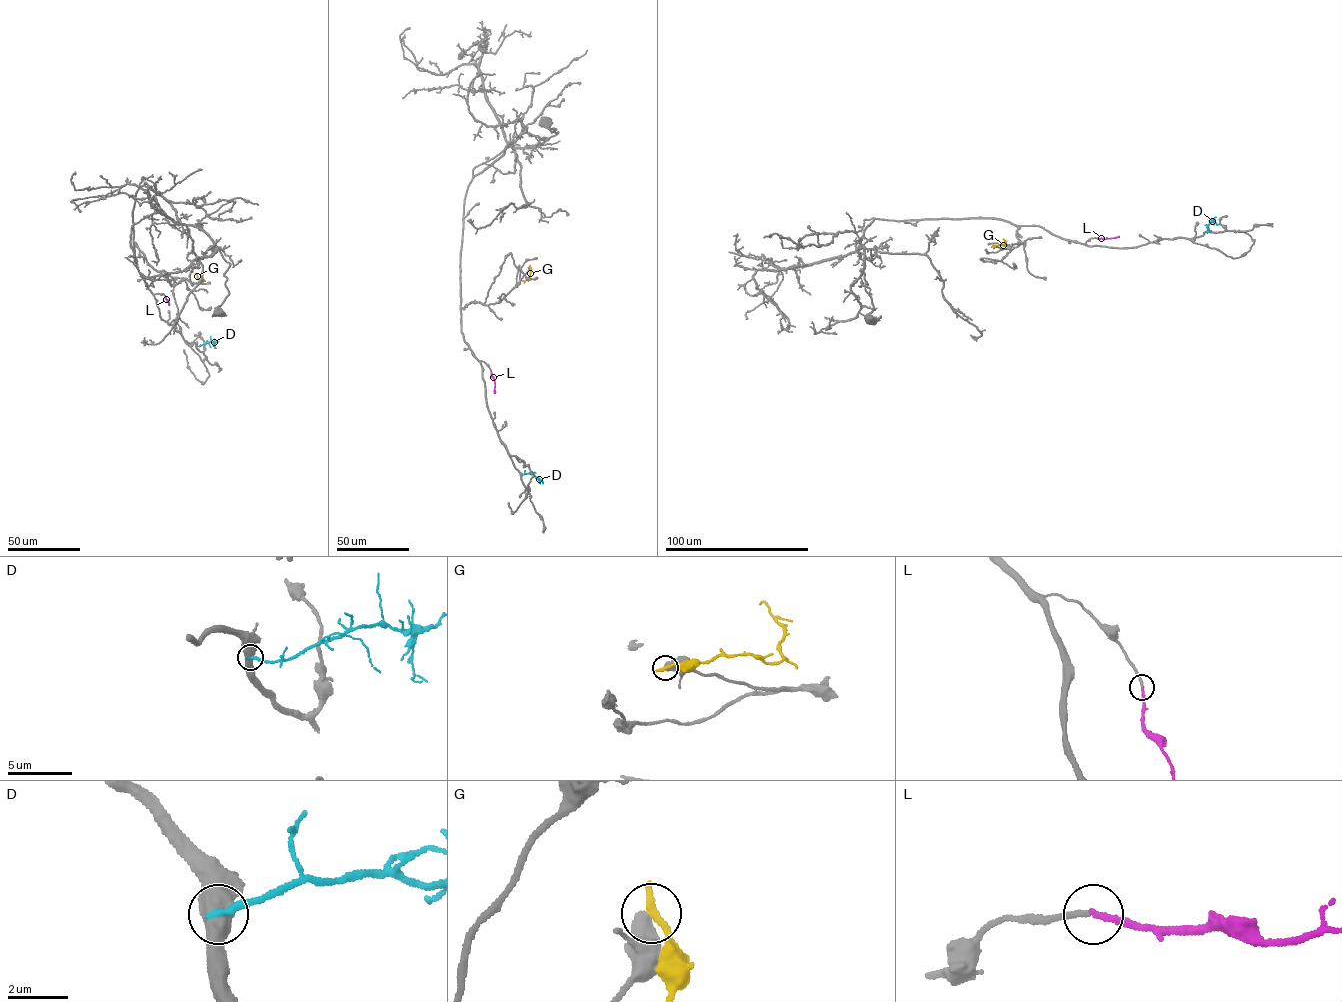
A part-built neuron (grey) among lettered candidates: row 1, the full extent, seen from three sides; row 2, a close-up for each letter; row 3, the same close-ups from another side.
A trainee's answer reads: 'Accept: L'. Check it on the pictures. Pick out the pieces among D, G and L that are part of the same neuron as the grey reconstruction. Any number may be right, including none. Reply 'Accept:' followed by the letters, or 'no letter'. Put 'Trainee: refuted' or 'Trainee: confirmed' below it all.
Accept: no letter
Trainee: refuted

